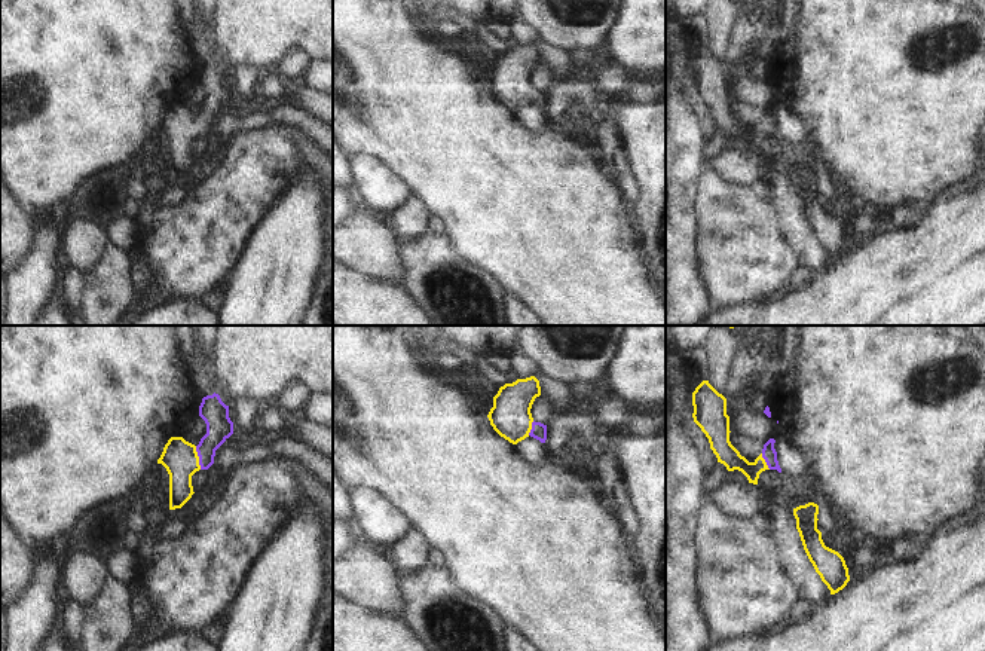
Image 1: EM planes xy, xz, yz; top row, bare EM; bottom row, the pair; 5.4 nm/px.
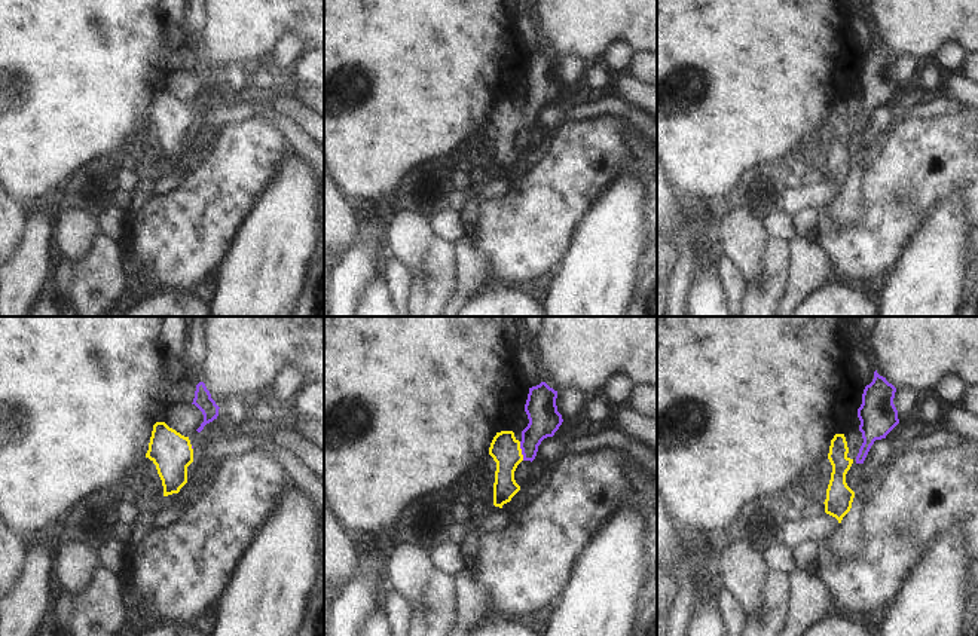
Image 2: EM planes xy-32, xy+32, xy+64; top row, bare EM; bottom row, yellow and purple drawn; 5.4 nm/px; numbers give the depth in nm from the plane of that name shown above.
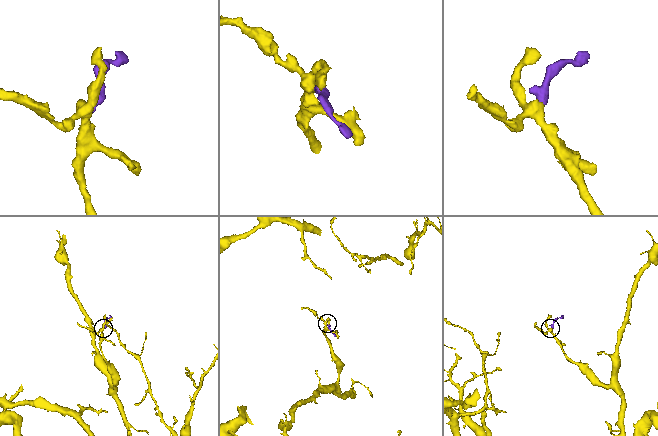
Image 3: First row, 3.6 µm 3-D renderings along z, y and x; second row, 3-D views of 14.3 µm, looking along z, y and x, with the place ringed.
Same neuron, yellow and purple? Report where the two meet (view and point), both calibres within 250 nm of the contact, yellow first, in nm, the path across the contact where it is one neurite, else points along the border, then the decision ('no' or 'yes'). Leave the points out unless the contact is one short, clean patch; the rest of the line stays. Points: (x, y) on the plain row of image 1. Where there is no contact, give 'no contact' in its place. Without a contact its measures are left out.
contact xy (198, 125); calibres 190 and 140 nm; way xy (180, 125), (198, 125), (216, 103), (219, 94); yes

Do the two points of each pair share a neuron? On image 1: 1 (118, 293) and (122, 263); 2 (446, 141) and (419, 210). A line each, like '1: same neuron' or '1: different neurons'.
1: same neuron
2: different neurons

